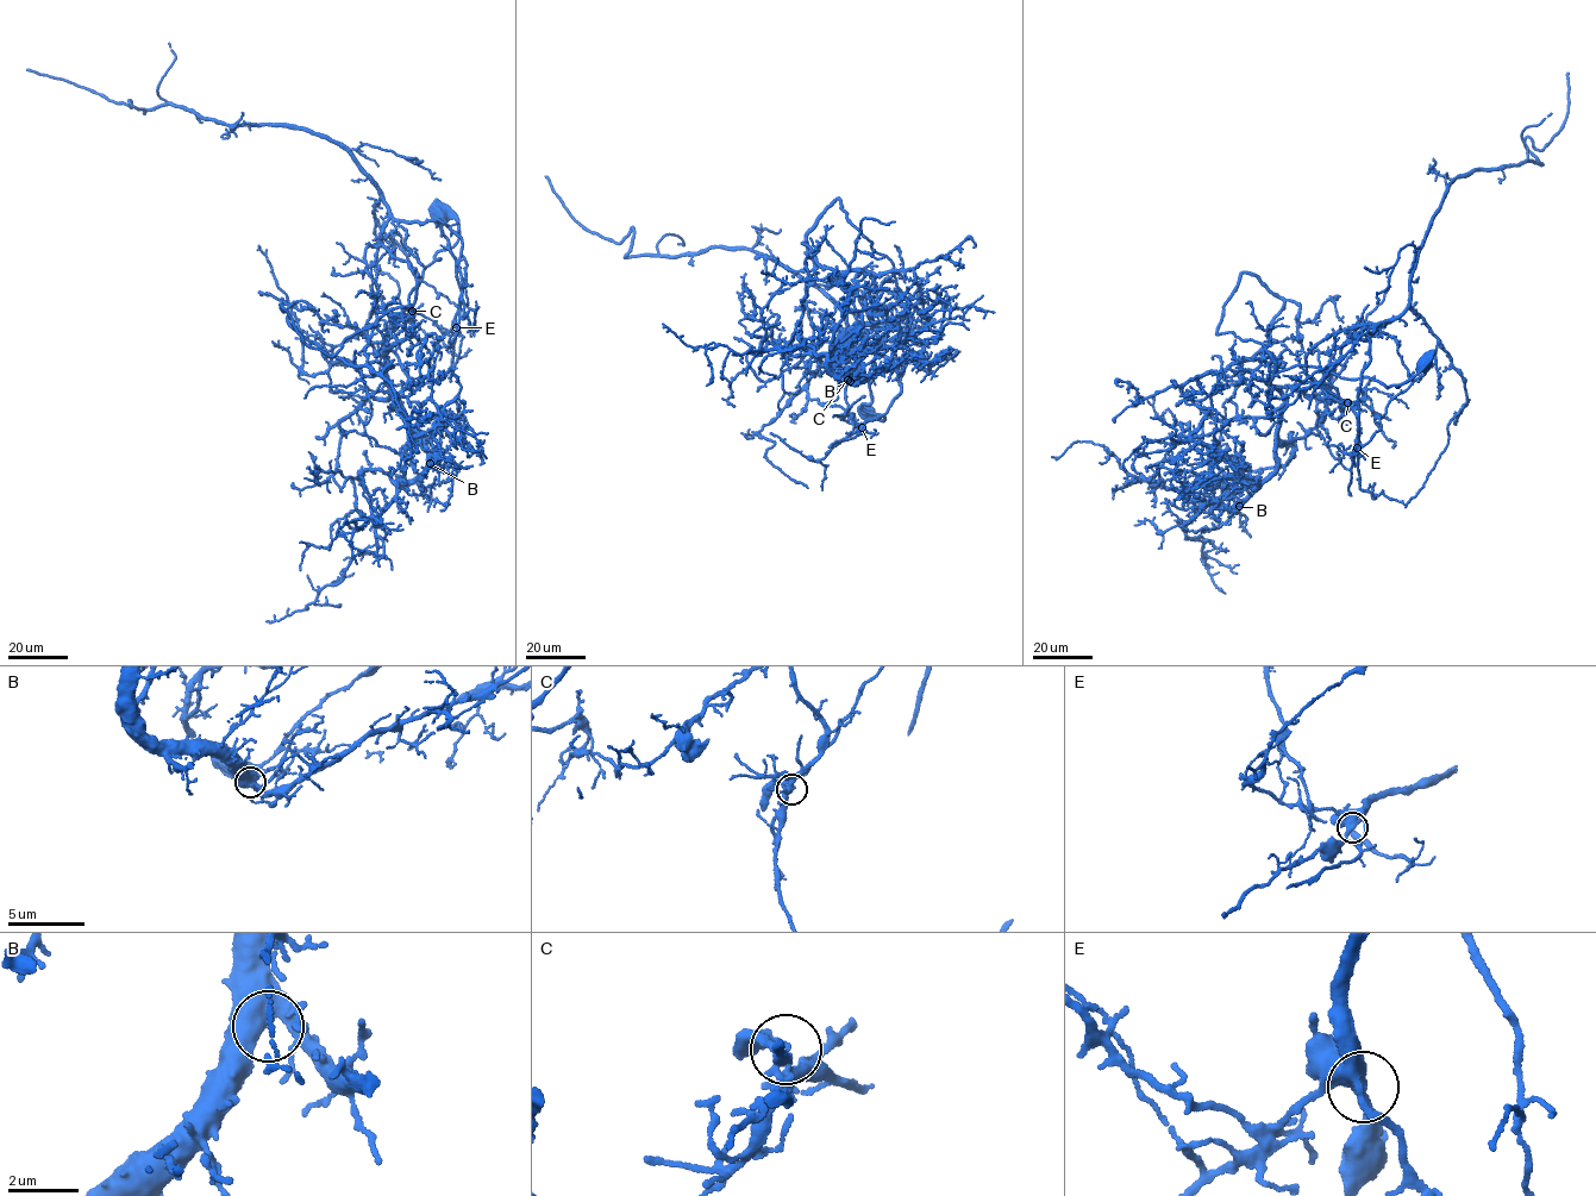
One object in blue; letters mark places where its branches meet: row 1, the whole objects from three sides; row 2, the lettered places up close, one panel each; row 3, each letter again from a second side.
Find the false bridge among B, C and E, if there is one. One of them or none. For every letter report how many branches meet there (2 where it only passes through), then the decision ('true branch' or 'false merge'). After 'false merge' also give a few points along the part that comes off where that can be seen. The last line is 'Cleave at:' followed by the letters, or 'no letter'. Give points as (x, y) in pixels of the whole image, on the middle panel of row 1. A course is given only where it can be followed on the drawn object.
B: branches 4; true branch
C: branches 4; false merge; course (849, 380), (901, 331), (851, 351), (836, 304), (750, 250), (625, 257), (632, 227), (583, 229), (545, 175)
E: branches 4; true branch
Cleave at: C

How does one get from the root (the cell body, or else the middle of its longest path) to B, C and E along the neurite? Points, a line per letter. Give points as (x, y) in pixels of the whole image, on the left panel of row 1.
B: (440, 214), (456, 219), (458, 238), (408, 294), (412, 330), (386, 367), (430, 463)
C: (440, 214), (456, 219), (458, 238), (435, 255), (408, 294), (410, 334), (388, 345), (390, 321), (412, 310)
E: (440, 214), (456, 219), (456, 243), (408, 294), (410, 334), (387, 344), (390, 321), (414, 312), (456, 327)

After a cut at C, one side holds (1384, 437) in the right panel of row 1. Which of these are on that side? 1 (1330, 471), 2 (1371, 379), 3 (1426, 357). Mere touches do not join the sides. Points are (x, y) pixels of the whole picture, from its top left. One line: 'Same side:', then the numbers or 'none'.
Same side: 2, 3

